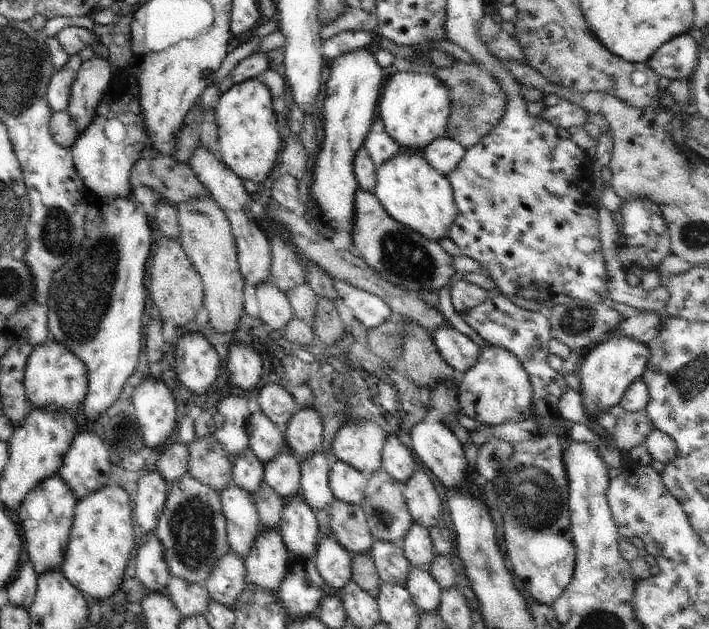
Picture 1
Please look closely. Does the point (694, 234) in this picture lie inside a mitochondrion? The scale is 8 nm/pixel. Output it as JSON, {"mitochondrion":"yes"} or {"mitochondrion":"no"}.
{"mitochondrion":"yes"}

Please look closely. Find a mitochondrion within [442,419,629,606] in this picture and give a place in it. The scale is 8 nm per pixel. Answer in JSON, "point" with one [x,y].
{"point":[533,498]}

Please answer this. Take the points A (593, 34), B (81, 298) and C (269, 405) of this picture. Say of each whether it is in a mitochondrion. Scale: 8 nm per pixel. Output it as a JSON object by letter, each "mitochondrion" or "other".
{"A":"other","B":"mitochondrion","C":"other"}

